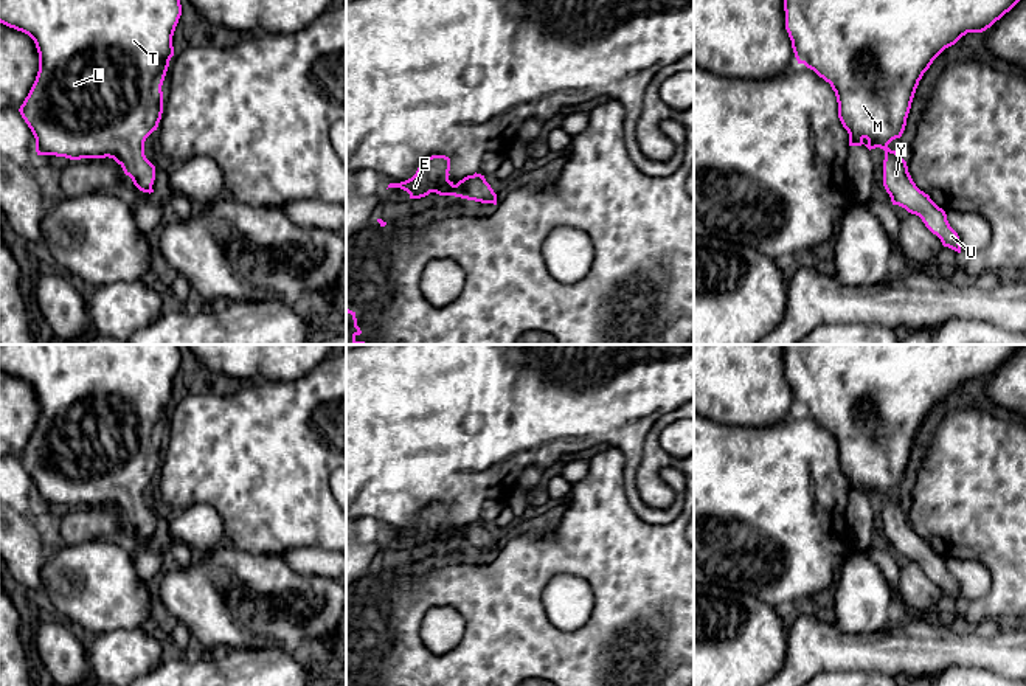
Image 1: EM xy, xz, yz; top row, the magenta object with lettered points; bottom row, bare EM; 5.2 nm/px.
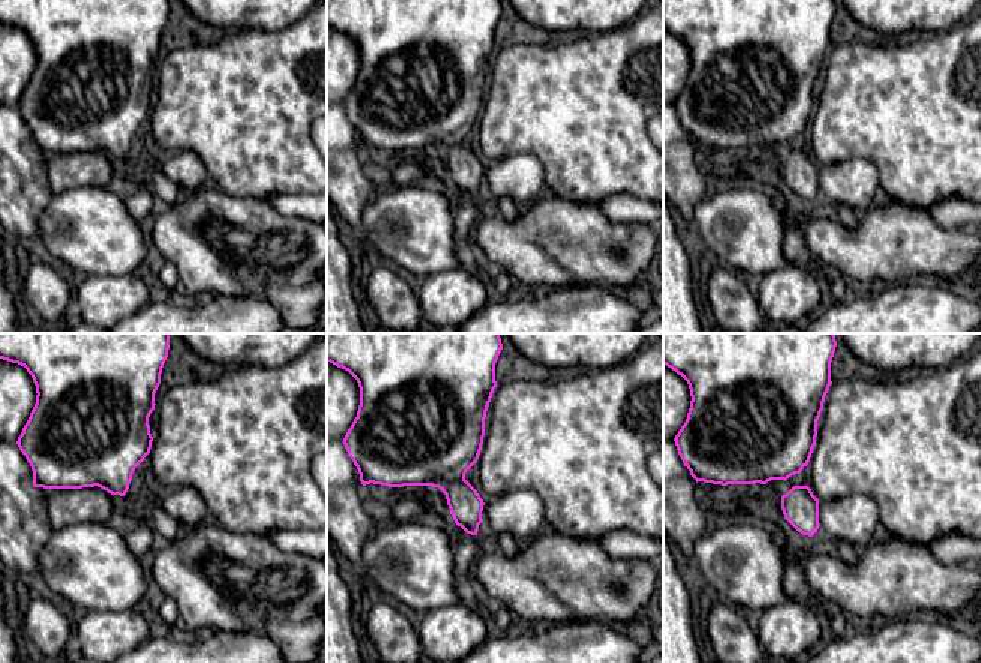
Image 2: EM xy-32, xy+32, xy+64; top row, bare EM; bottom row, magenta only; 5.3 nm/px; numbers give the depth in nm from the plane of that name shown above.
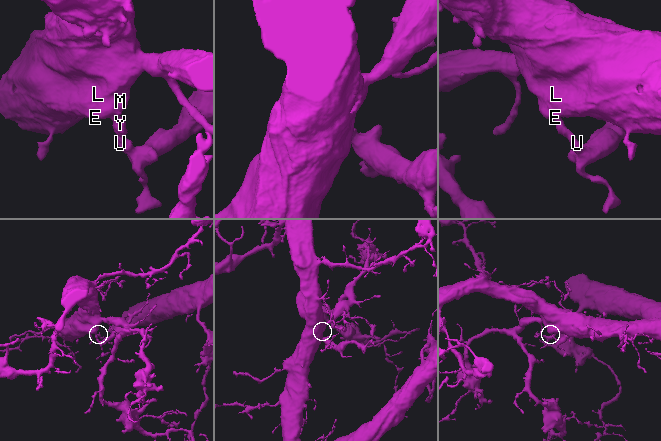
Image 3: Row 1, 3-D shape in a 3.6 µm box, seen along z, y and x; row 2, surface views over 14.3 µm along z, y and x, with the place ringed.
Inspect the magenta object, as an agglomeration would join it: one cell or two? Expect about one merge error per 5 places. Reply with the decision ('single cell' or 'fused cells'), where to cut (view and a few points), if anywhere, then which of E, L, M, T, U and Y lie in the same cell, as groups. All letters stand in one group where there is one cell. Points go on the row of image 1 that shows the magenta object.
single cell | no cut | E L M T U Y

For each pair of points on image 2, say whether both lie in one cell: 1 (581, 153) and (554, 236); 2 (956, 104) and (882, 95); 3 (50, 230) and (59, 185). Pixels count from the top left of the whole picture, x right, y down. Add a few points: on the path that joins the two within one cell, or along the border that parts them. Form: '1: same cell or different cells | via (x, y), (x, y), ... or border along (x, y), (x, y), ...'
1: different cells | border along (551, 192), (567, 200), (599, 206)
2: same cell | via (938, 104), (900, 104)
3: different cells | border along (92, 186), (75, 186), (53, 195)

